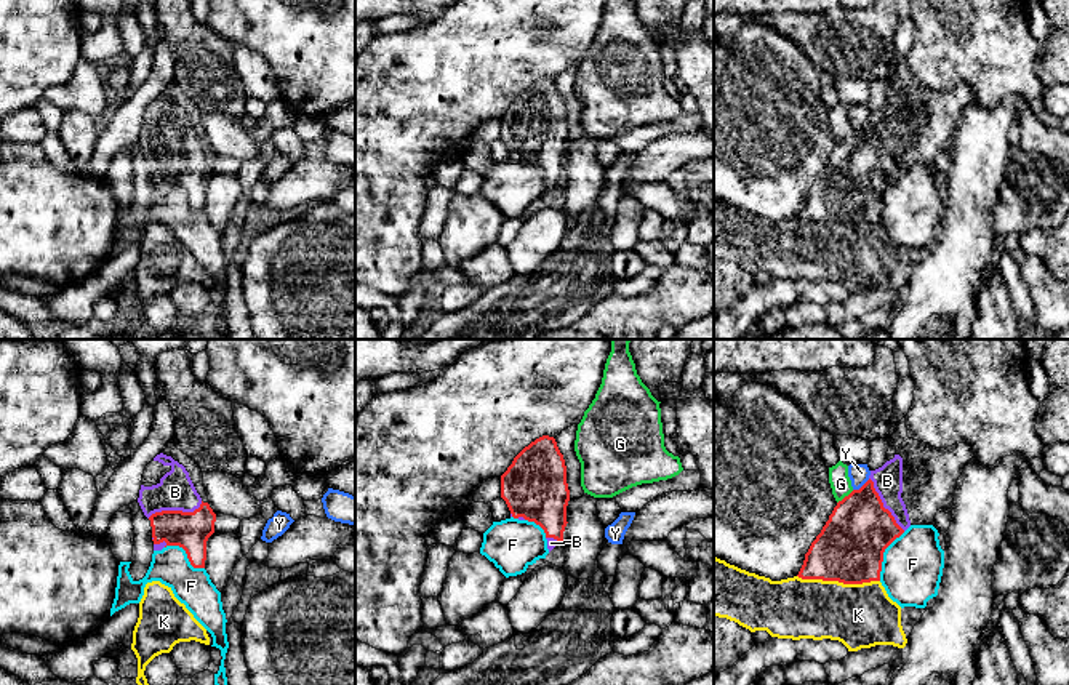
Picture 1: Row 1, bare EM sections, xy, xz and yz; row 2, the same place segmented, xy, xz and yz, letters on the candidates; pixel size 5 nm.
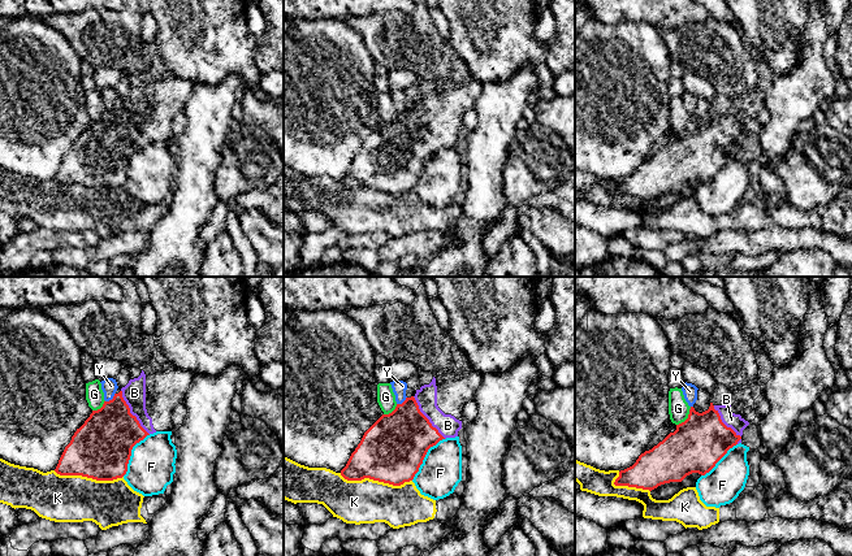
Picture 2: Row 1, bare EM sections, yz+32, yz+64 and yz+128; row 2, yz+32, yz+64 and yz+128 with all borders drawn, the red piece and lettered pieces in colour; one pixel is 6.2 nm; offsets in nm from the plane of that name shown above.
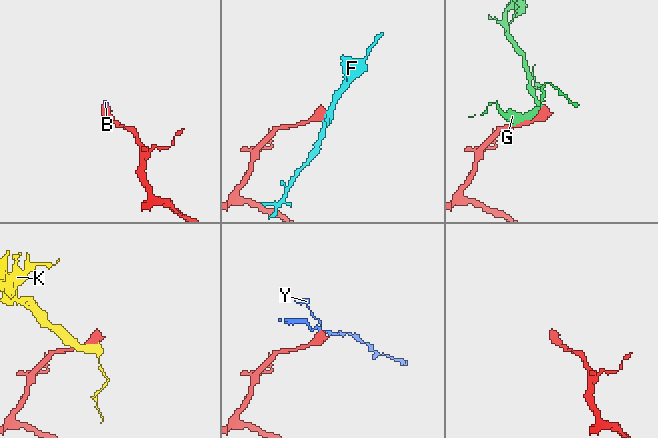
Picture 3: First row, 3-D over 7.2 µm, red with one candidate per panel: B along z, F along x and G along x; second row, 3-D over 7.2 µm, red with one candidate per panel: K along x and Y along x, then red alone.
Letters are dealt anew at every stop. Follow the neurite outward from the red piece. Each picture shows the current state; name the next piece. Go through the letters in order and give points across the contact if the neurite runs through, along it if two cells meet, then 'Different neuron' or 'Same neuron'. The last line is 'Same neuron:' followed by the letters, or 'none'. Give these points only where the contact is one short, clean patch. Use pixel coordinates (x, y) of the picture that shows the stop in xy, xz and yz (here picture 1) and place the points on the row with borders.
B: Same neuron
F: Boundary: yz (904, 532), (885, 549), (879, 580). Different neuron
G: Different neuron
K: Different neuron
Y: Boundary: yz (869, 479), (853, 490). Different neuron
Same neuron: B

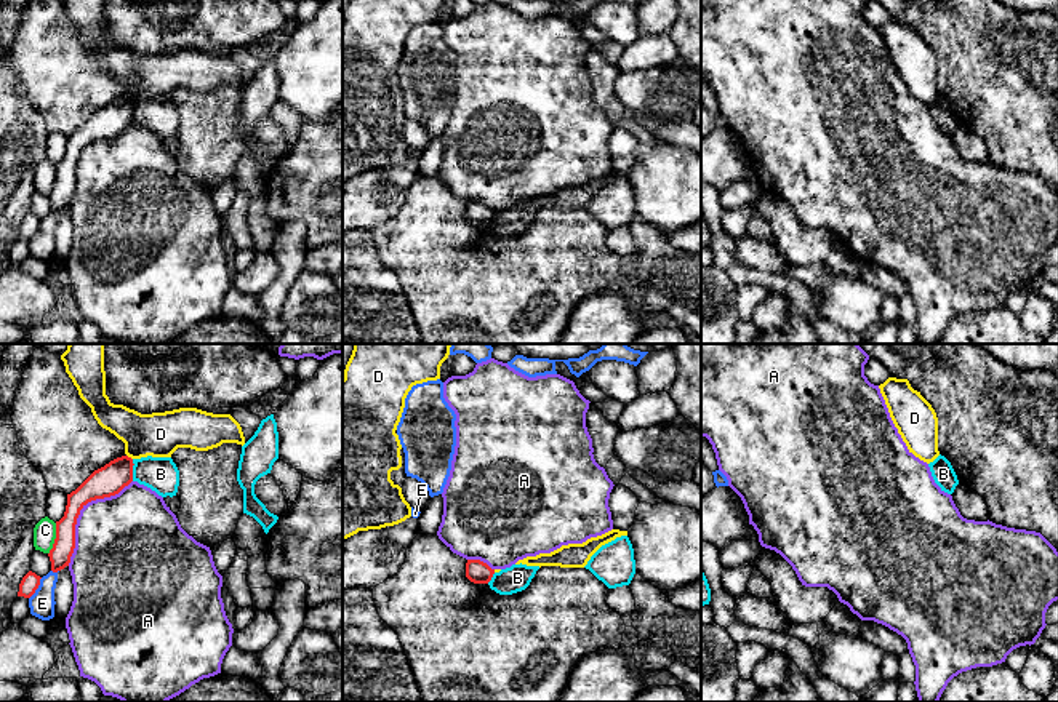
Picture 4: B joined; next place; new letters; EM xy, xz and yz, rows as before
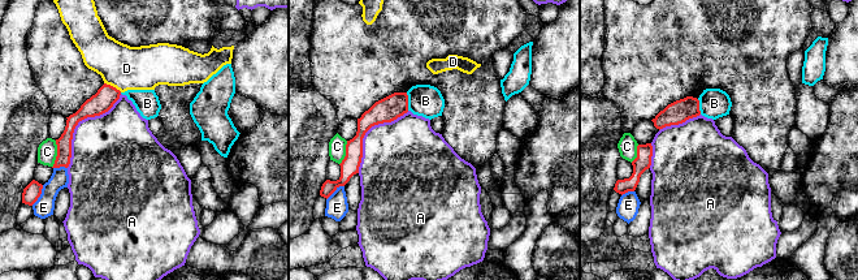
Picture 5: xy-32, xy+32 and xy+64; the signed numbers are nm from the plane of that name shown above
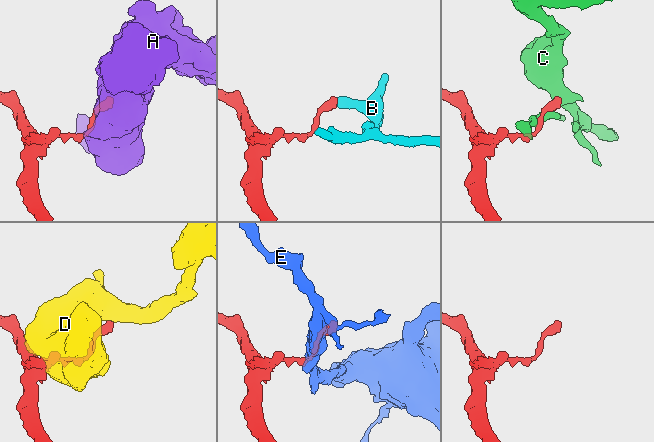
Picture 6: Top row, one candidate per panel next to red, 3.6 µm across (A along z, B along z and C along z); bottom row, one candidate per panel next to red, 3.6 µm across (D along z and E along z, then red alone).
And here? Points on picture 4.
A: Different neuron
B: Boundary: xy (132, 459), (133, 480). Different neuron
C: Boundary: xy (56, 523), (56, 538), (48, 554). Different neuron
D: Different neuron
E: Different neuron
Same neuron: none

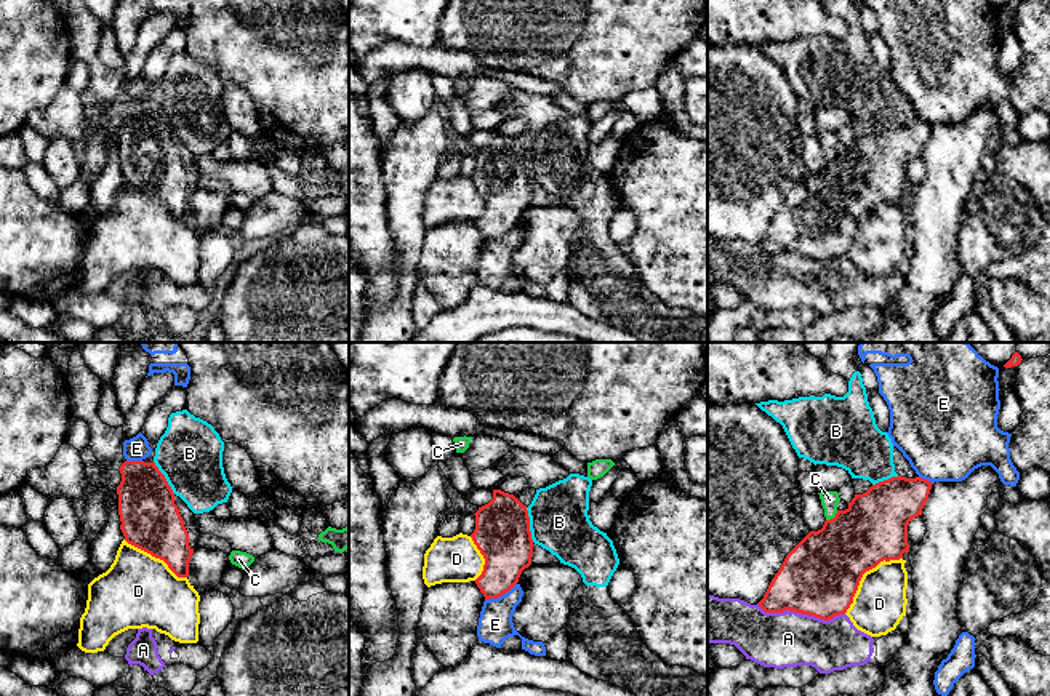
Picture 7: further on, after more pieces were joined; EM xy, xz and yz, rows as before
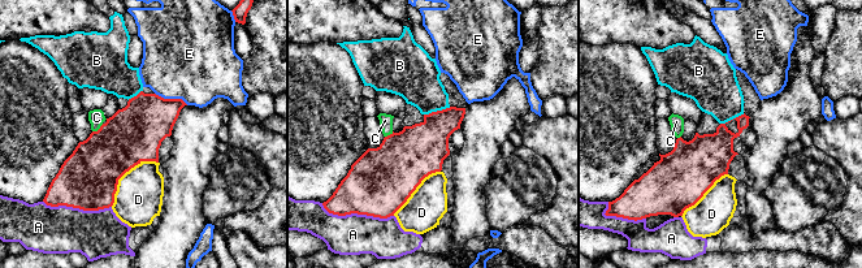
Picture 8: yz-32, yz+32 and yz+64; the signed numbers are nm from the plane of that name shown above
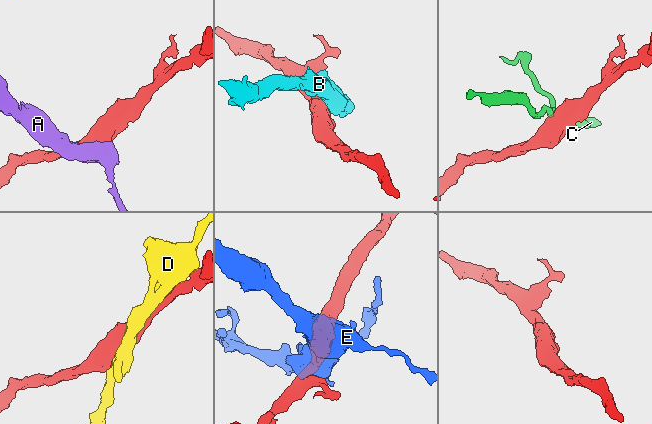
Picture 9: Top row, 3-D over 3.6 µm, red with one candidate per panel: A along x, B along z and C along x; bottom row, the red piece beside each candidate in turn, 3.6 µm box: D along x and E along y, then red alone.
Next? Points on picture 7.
A: Different neuron
B: Boundary: xz (525, 508), (533, 541). Different neuron
C: Boundary: yz (837, 511), (826, 520). Different neuron
D: Different neuron
E: Different neuron
Same neuron: none

